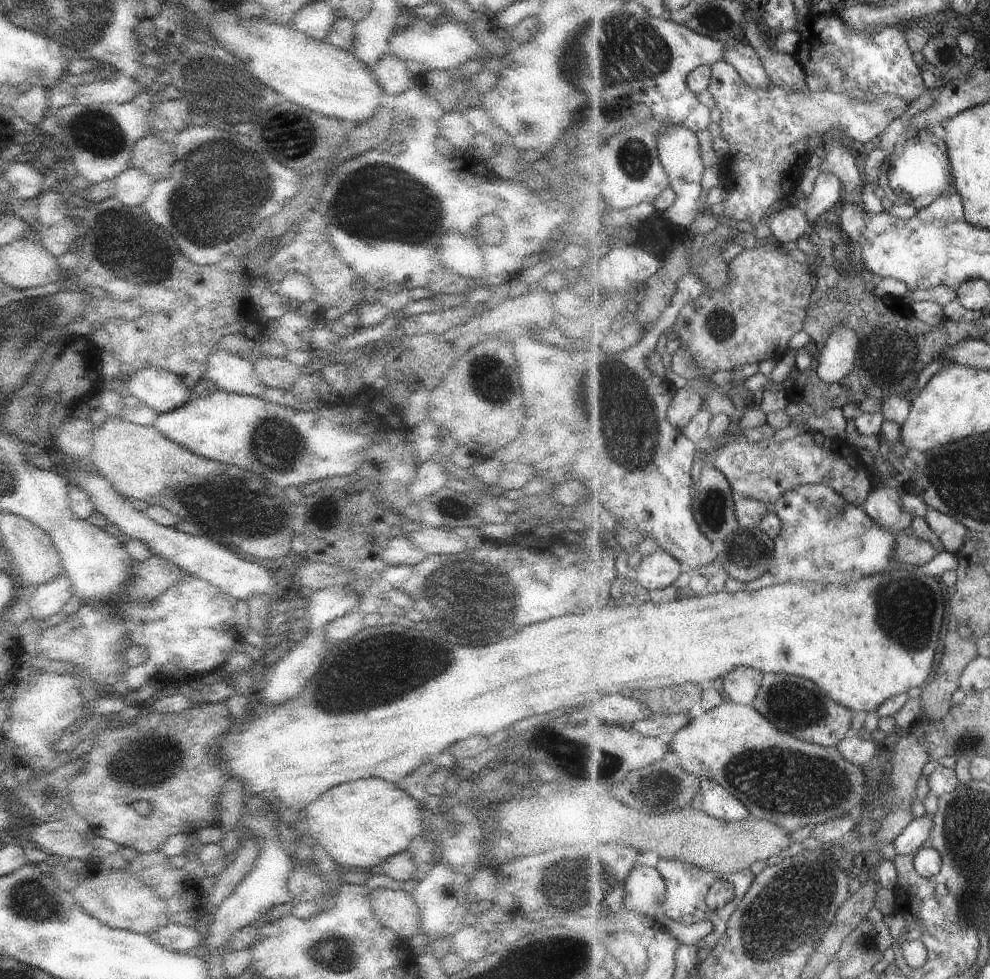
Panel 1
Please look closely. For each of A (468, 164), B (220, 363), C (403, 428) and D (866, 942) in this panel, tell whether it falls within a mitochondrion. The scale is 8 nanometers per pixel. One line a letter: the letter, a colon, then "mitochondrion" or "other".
A: other
B: other
C: other
D: mitochondrion

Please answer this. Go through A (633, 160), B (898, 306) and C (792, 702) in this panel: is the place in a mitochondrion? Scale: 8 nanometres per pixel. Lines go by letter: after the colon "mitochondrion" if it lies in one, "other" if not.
A: mitochondrion
B: other
C: mitochondrion

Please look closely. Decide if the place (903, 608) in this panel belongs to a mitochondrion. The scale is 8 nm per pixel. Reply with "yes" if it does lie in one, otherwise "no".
yes

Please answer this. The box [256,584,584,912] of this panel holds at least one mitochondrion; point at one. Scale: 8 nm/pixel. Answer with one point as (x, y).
(396, 677)

